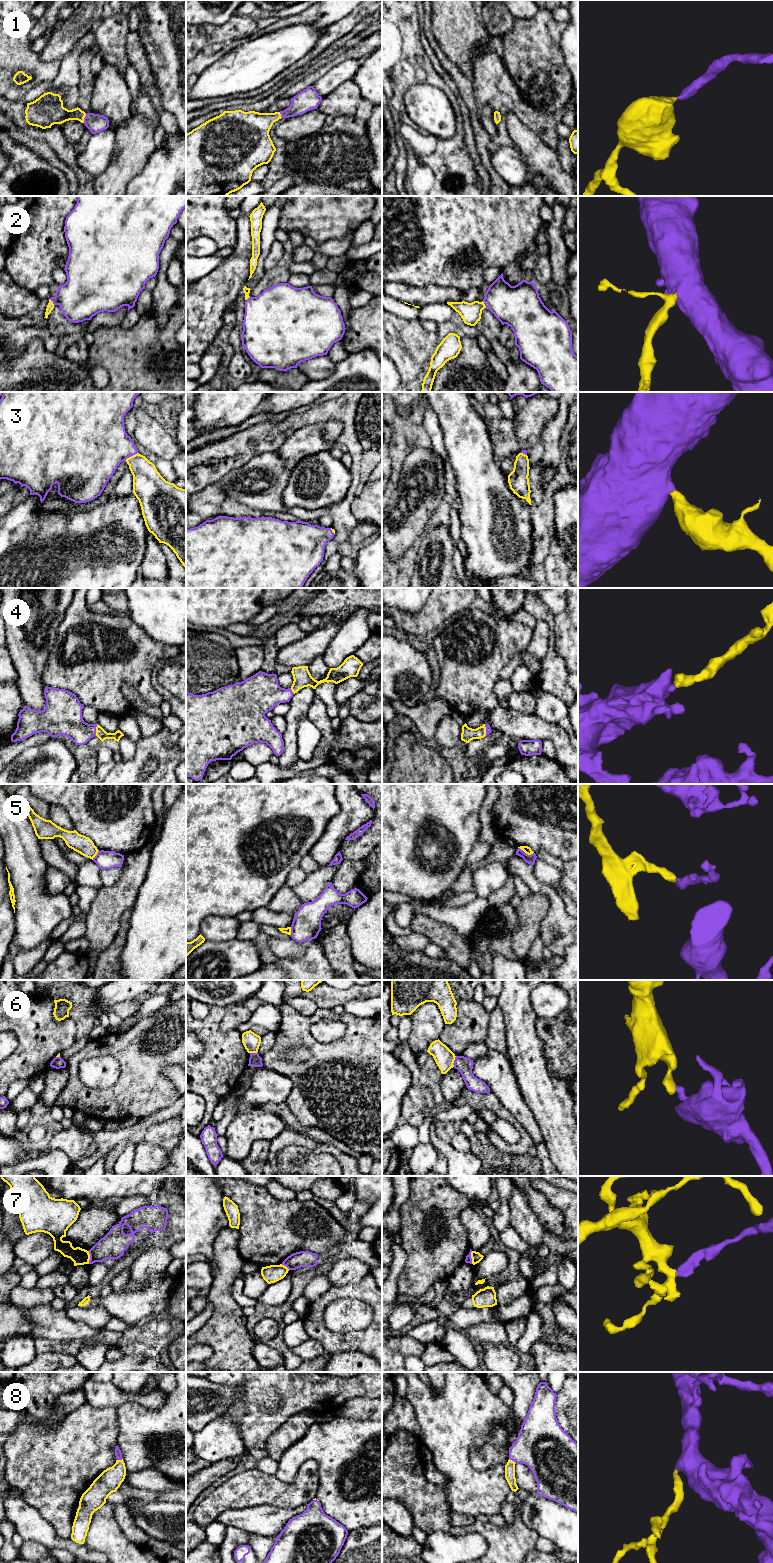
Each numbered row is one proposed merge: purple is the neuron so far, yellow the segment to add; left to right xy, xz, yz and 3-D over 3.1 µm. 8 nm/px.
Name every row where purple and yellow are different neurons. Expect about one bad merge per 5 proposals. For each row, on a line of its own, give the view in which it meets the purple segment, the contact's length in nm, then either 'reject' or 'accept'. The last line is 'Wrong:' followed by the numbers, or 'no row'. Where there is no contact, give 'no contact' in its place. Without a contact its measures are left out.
1: meets purple in xy; contact 80 nm long; accept
2: meets purple in xy; contact 70 nm long; accept
3: meets purple in xy; contact 120 nm long; accept
4: meets purple in xy; contact 100 nm long; accept
5: meets purple in yz; contact 140 nm long; reject
6: meets purple in yz; contact 90 nm long; reject
7: meets purple in xy; contact 100 nm long; reject
8: meets purple in yz; contact 70 nm long; accept
Wrong: 5, 6, 7

